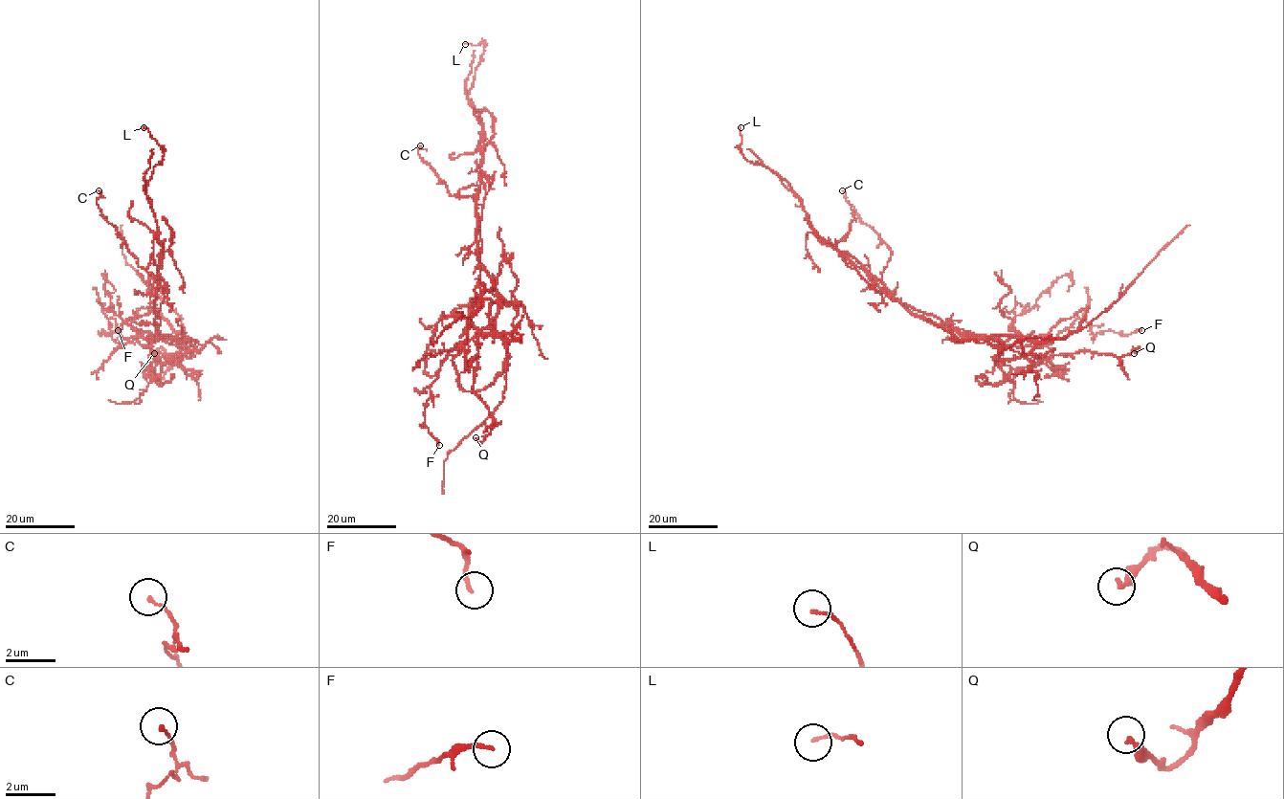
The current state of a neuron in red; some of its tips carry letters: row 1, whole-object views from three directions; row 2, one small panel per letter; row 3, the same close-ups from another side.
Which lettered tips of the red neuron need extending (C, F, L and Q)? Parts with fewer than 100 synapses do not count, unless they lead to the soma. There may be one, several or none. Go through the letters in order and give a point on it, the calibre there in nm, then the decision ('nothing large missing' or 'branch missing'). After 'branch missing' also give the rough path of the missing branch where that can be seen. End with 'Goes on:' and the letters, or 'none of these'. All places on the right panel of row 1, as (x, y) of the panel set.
C: at (842, 190); 110 nm thick; nothing large missing
F: at (1141, 330); 140 nm thick; nothing large missing
L: at (741, 127); 110 nm thick; nothing large missing
Q: at (1134, 353); 260 nm thick; nothing large missing
Goes on: none of these

